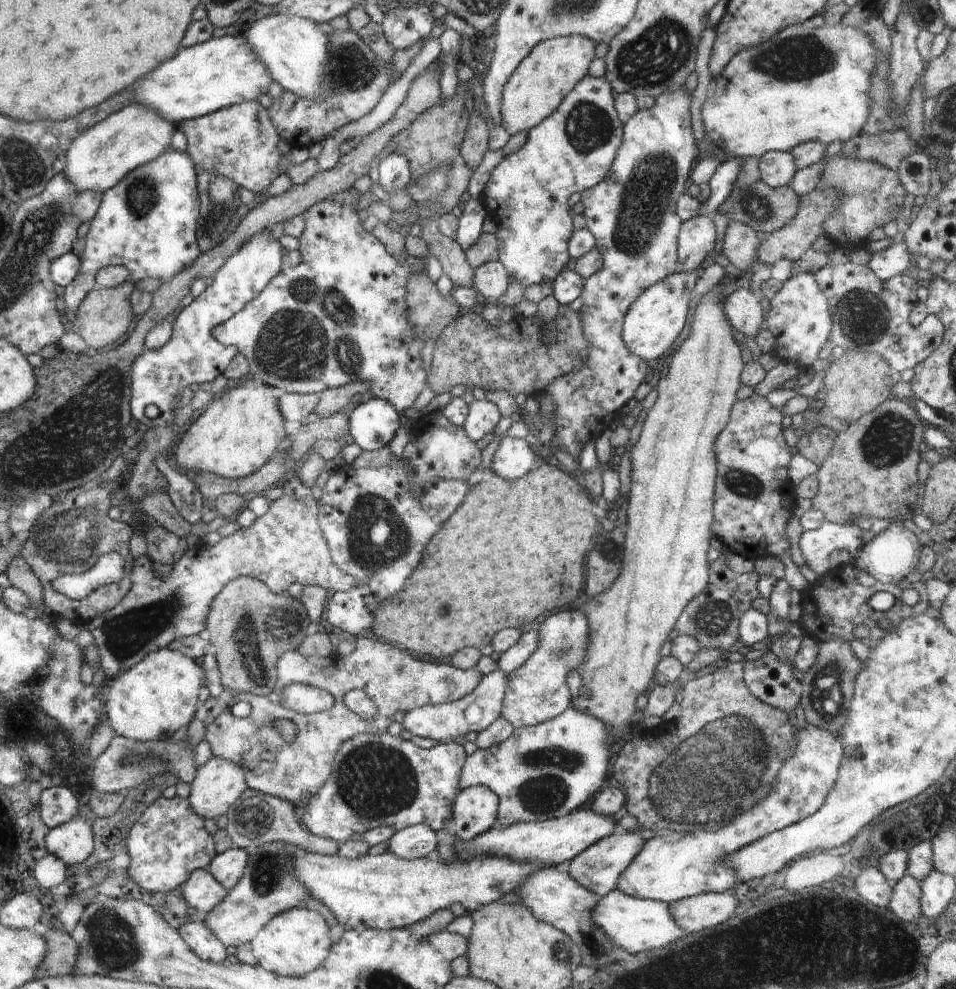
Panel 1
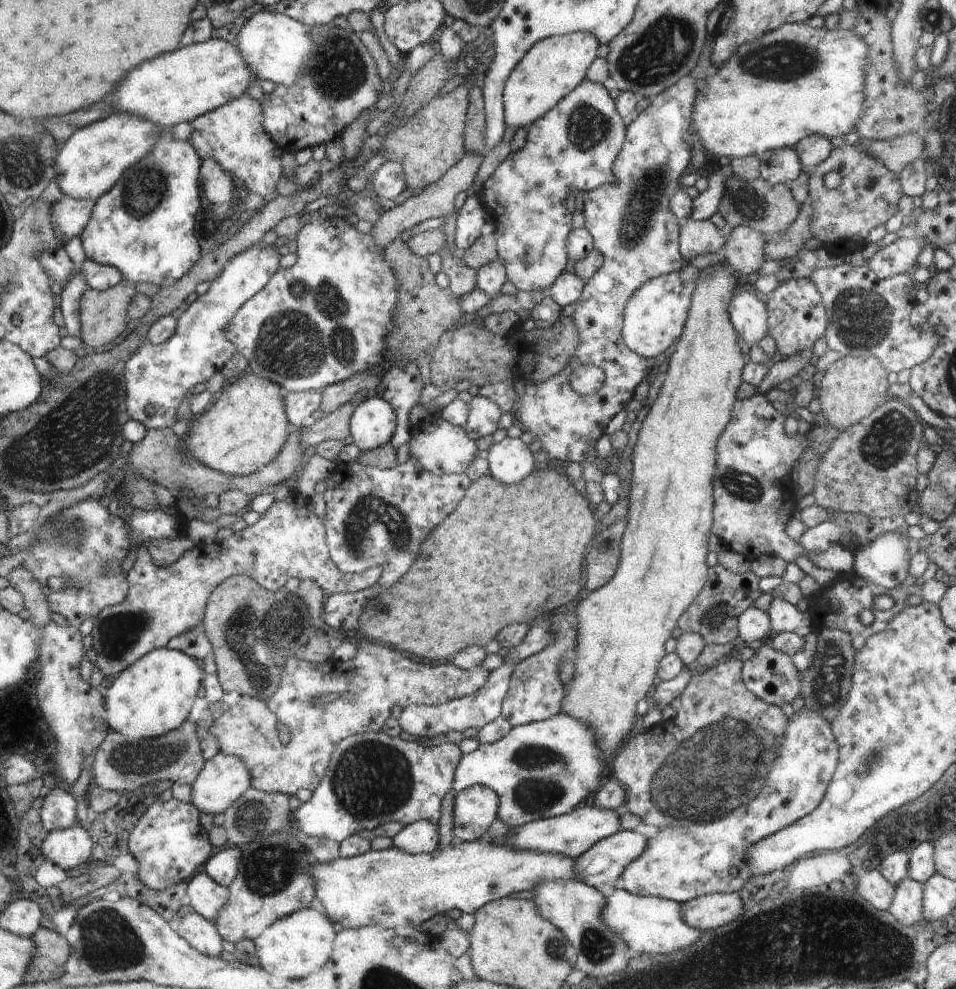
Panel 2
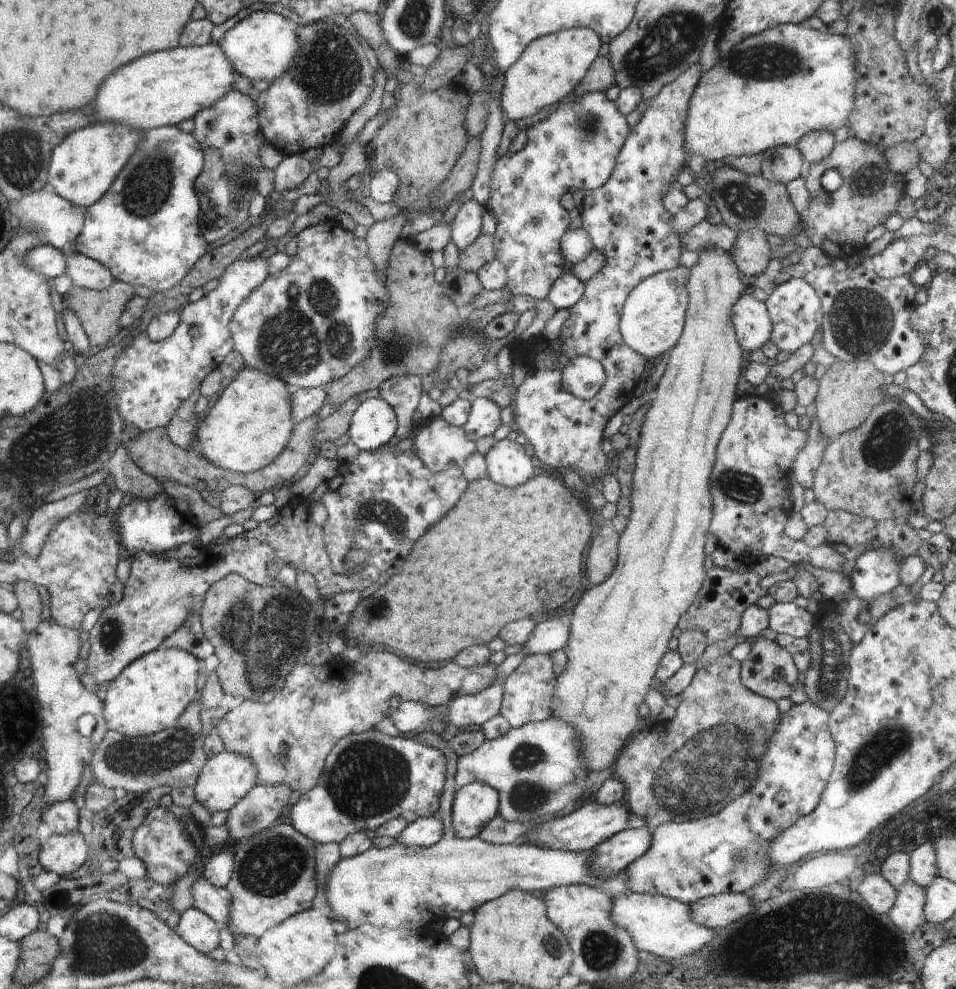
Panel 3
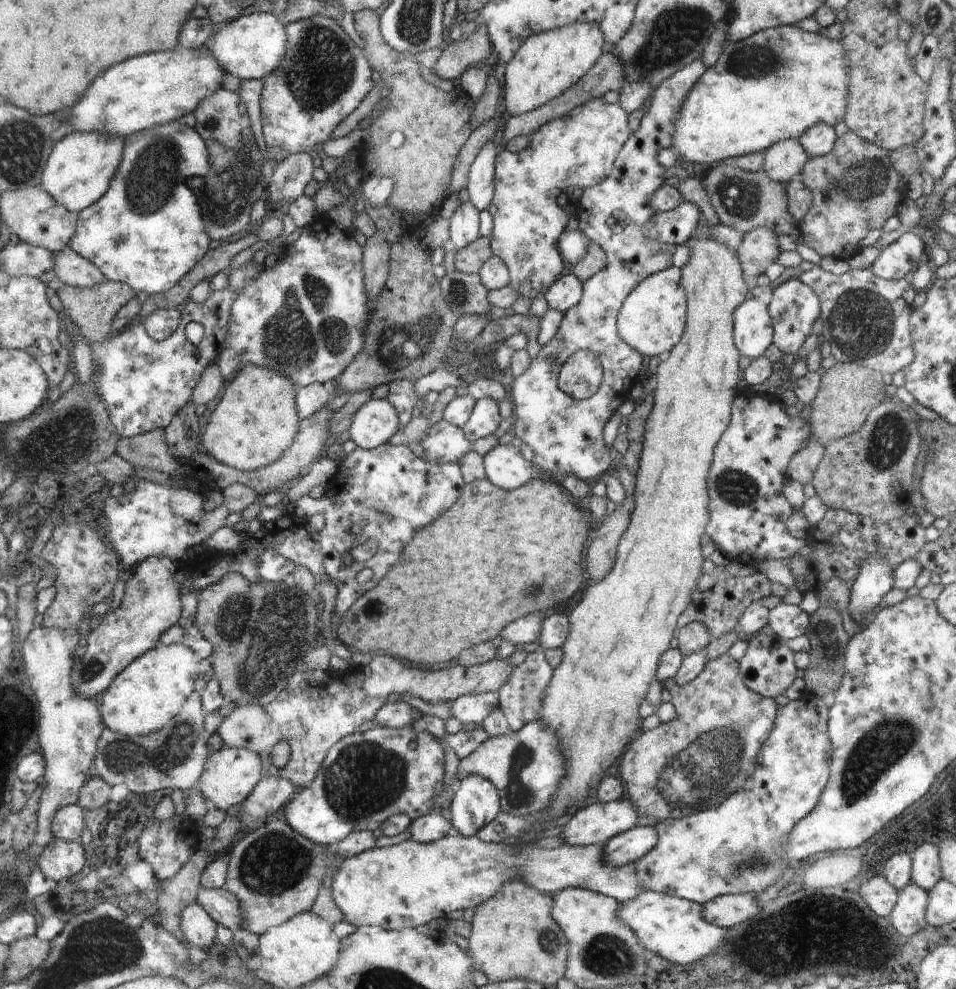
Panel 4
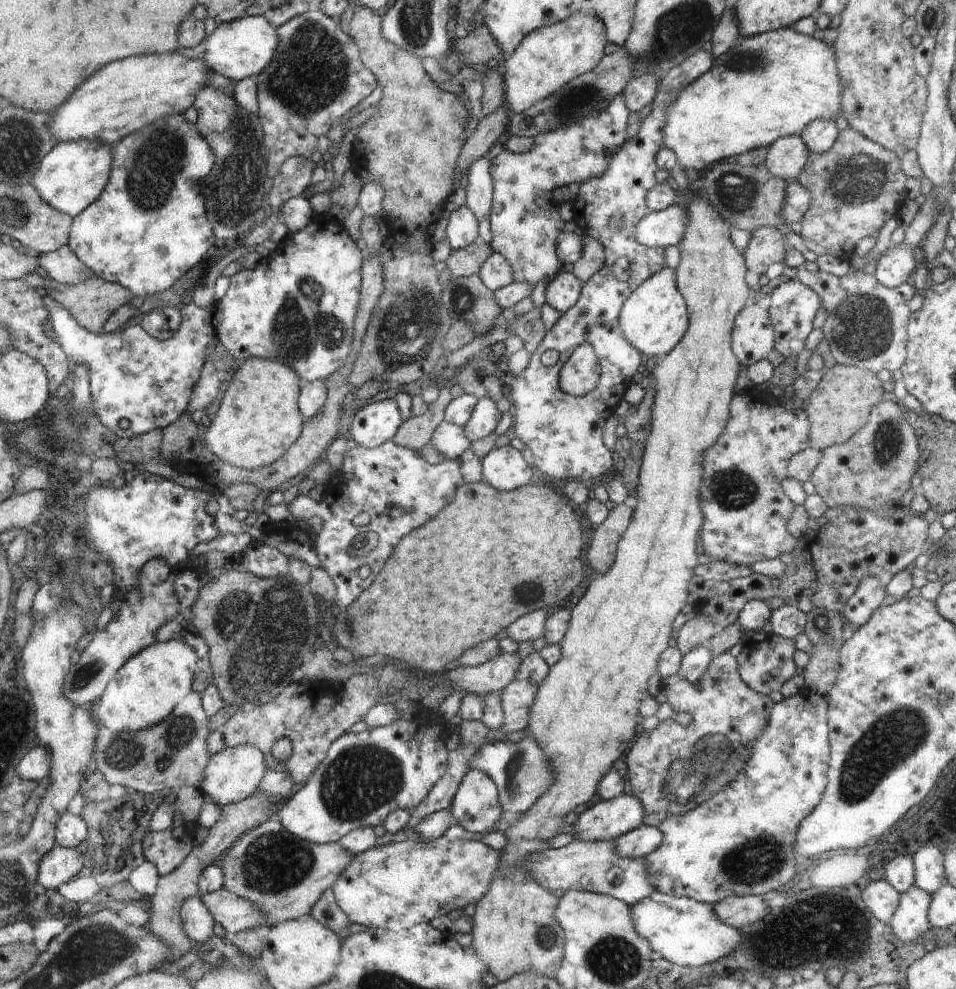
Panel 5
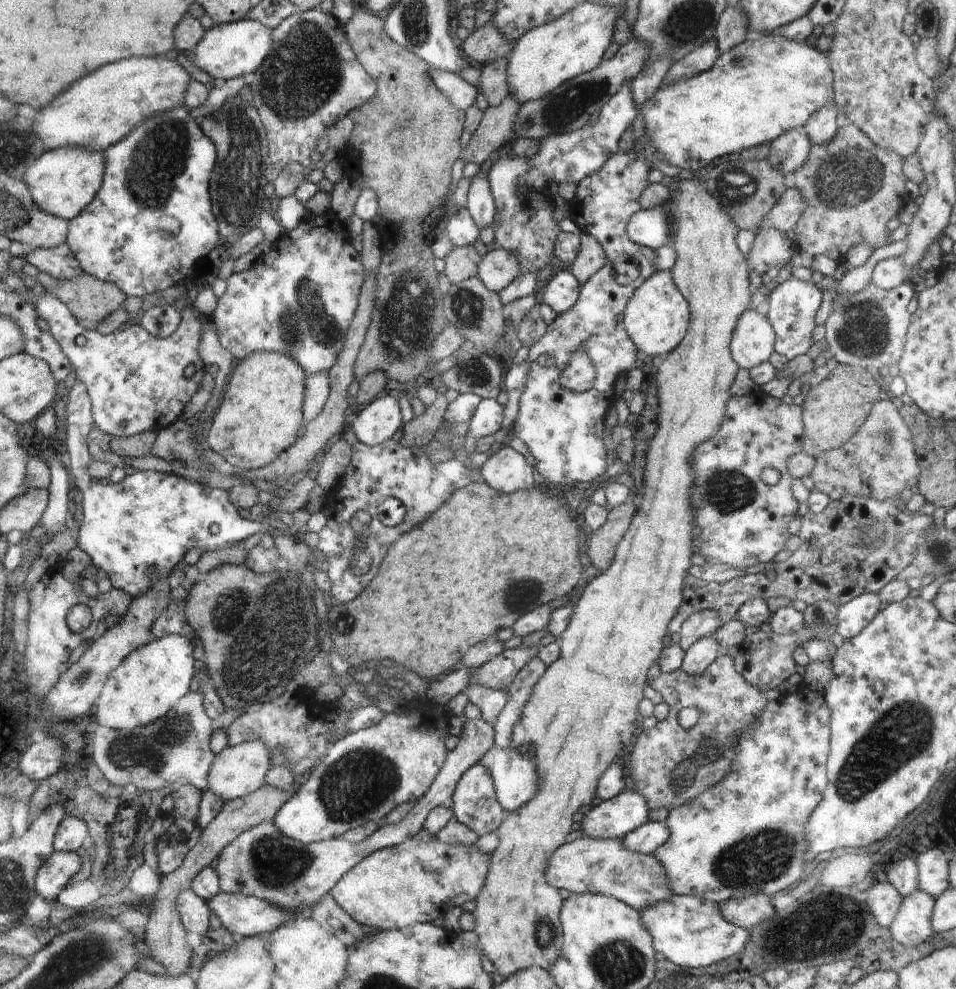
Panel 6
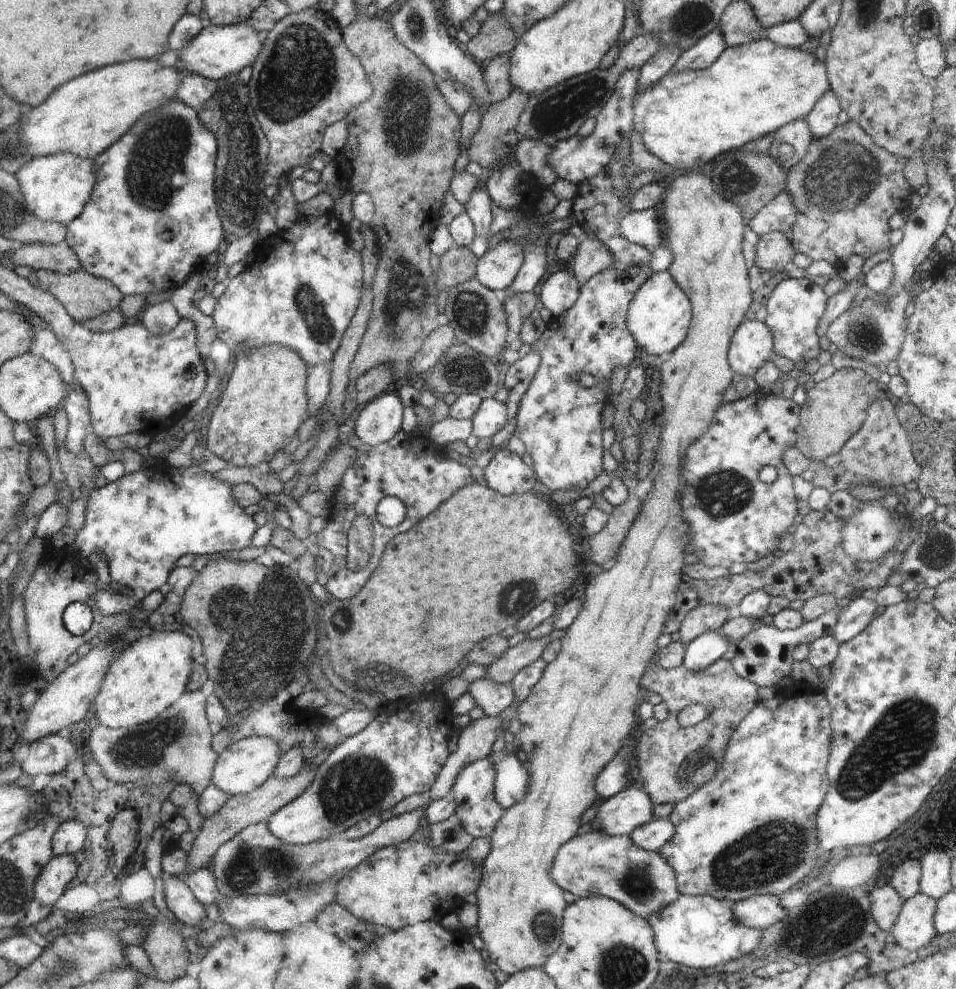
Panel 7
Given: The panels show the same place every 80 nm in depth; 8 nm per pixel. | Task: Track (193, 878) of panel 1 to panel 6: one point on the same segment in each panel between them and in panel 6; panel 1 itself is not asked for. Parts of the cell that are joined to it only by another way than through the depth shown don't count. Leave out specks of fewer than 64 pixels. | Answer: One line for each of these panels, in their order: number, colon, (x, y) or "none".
2: (207, 897)
3: (216, 902)
4: (223, 906)
5: (234, 913)
6: (244, 916)

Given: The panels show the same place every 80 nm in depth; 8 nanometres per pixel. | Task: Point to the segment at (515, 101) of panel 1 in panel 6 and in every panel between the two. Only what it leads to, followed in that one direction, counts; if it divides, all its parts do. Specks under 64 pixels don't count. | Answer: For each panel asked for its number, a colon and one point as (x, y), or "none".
2: (554, 67)
3: (551, 69)
4: (548, 64)
5: (545, 60)
6: (540, 61)

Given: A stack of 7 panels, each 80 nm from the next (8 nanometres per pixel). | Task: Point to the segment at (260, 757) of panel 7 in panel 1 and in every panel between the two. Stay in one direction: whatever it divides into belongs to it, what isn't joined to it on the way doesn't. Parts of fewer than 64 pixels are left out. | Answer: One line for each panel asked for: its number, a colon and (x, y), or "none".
1: (218, 784)
2: (223, 779)
3: (226, 778)
4: (230, 775)
5: (233, 774)
6: (239, 770)

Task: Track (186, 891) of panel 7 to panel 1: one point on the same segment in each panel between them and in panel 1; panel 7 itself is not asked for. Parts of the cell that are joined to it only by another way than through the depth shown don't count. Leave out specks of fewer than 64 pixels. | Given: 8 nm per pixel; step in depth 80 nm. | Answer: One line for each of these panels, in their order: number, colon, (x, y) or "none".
1: (200, 938)
2: (200, 932)
3: (197, 928)
4: (198, 927)
5: (198, 922)
6: (195, 913)

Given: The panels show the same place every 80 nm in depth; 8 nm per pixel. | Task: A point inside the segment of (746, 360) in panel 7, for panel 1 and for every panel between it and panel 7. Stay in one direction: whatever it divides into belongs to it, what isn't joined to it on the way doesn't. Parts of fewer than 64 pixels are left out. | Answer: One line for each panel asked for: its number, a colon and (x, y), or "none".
1: (742, 308)
2: (748, 315)
3: (753, 328)
4: (752, 327)
5: (752, 338)
6: (753, 340)

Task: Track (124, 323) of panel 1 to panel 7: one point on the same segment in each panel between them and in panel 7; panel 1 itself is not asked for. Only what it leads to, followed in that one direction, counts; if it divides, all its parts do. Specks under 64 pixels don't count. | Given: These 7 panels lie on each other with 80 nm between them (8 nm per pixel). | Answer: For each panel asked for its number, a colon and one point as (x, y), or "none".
2: (103, 313)
3: (99, 312)
4: (92, 311)
5: (92, 303)
6: (91, 300)
7: (84, 296)

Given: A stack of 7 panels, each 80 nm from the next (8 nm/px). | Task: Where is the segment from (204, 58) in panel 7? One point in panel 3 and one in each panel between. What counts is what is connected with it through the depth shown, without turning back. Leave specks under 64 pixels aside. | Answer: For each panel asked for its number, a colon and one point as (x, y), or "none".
3: (263, 46)
4: (250, 47)
5: (244, 47)
6: (228, 50)

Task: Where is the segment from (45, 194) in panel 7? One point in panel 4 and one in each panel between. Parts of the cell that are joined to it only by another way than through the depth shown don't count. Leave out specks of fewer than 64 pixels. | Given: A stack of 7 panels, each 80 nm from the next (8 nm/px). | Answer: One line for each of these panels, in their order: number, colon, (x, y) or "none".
4: (80, 170)
5: (73, 175)
6: (64, 181)

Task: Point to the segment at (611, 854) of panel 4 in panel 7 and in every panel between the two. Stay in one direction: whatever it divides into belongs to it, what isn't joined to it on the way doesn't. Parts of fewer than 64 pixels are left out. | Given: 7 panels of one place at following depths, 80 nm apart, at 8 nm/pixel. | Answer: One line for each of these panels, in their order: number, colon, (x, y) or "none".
5: (641, 842)
6: (647, 838)
7: (652, 836)

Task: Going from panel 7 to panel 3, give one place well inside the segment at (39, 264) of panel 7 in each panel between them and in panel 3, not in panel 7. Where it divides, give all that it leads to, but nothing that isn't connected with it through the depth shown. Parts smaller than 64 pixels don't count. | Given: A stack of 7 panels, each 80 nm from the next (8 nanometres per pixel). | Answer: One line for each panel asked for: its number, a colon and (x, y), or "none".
3: (84, 272)
4: (74, 270)
5: (62, 265)
6: (59, 262)

